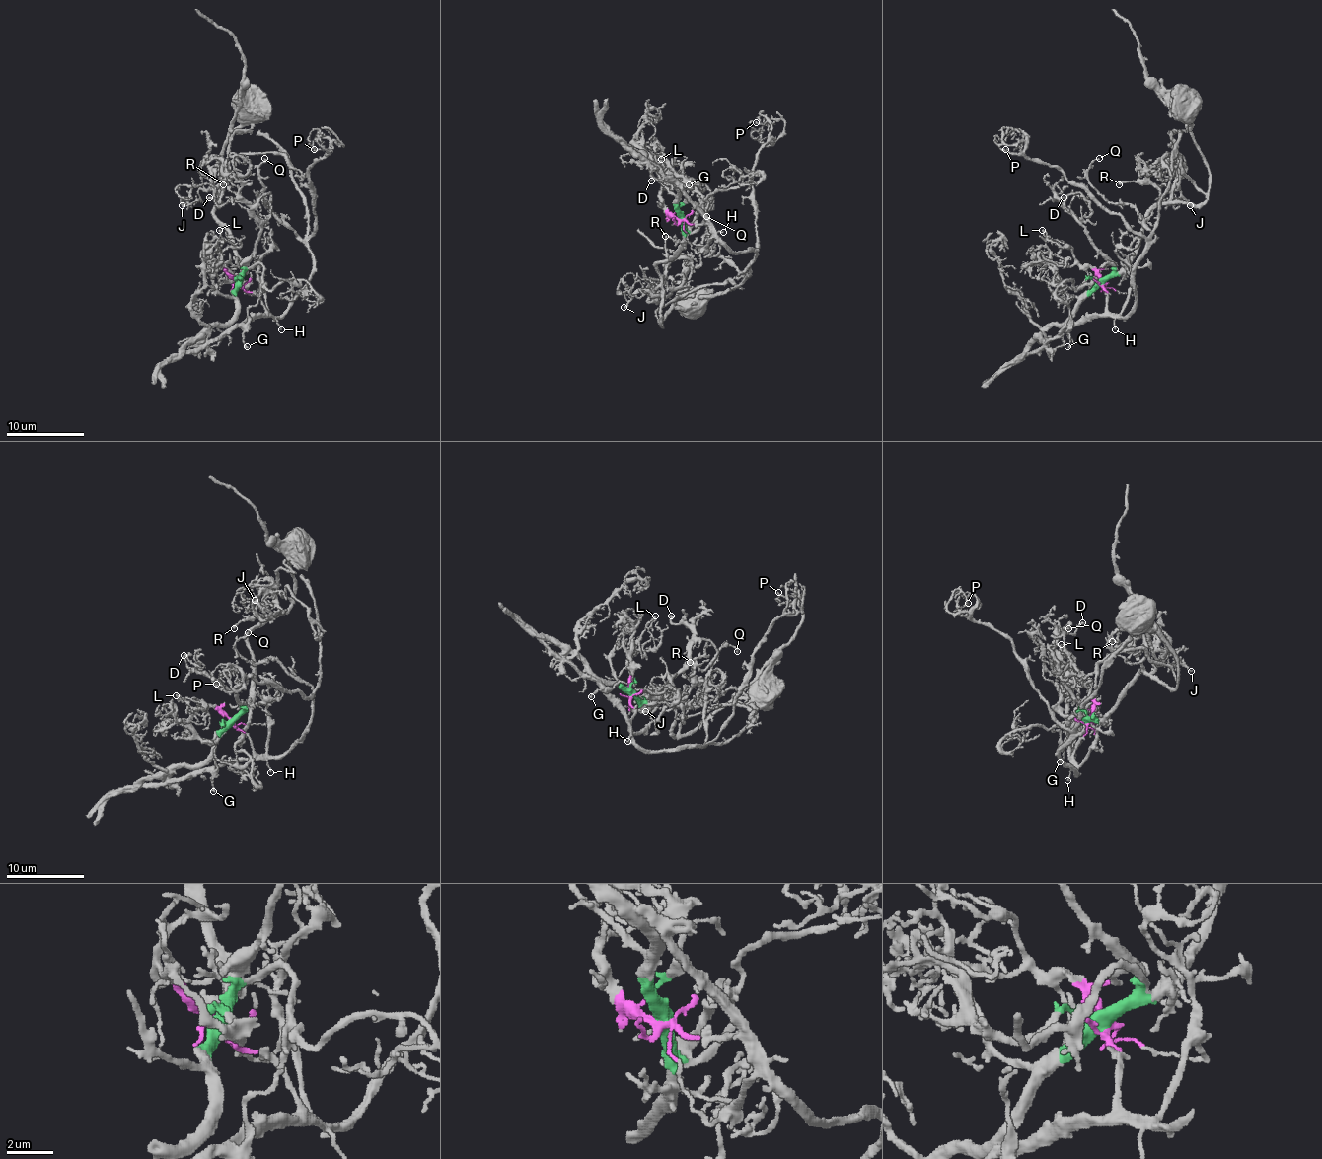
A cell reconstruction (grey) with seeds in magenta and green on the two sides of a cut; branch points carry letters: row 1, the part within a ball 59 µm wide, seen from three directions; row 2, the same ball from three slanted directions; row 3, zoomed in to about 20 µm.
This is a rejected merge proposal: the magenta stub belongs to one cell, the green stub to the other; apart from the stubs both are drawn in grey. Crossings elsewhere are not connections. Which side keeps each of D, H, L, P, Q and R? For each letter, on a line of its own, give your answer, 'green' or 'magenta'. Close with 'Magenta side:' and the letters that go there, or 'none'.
D: green
H: magenta
L: magenta
P: magenta
Q: magenta
R: green
Magenta side: H, L, P, Q

